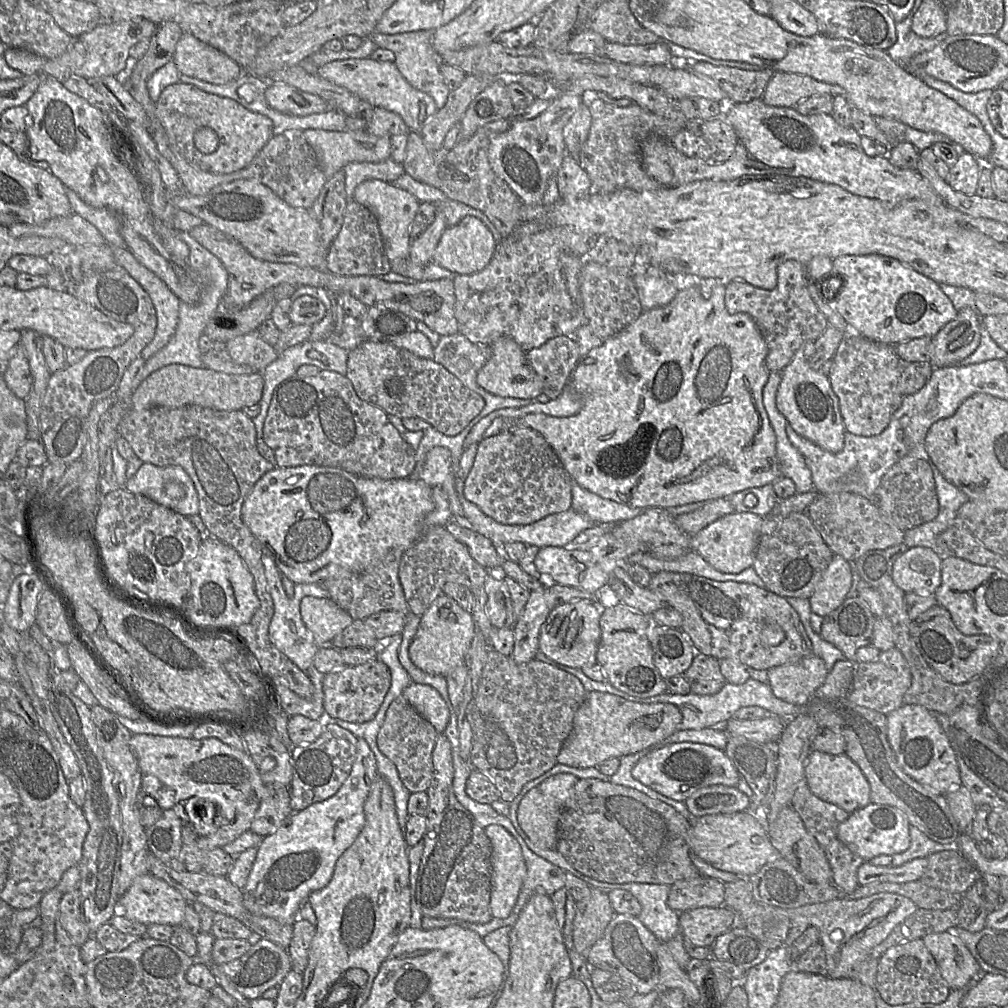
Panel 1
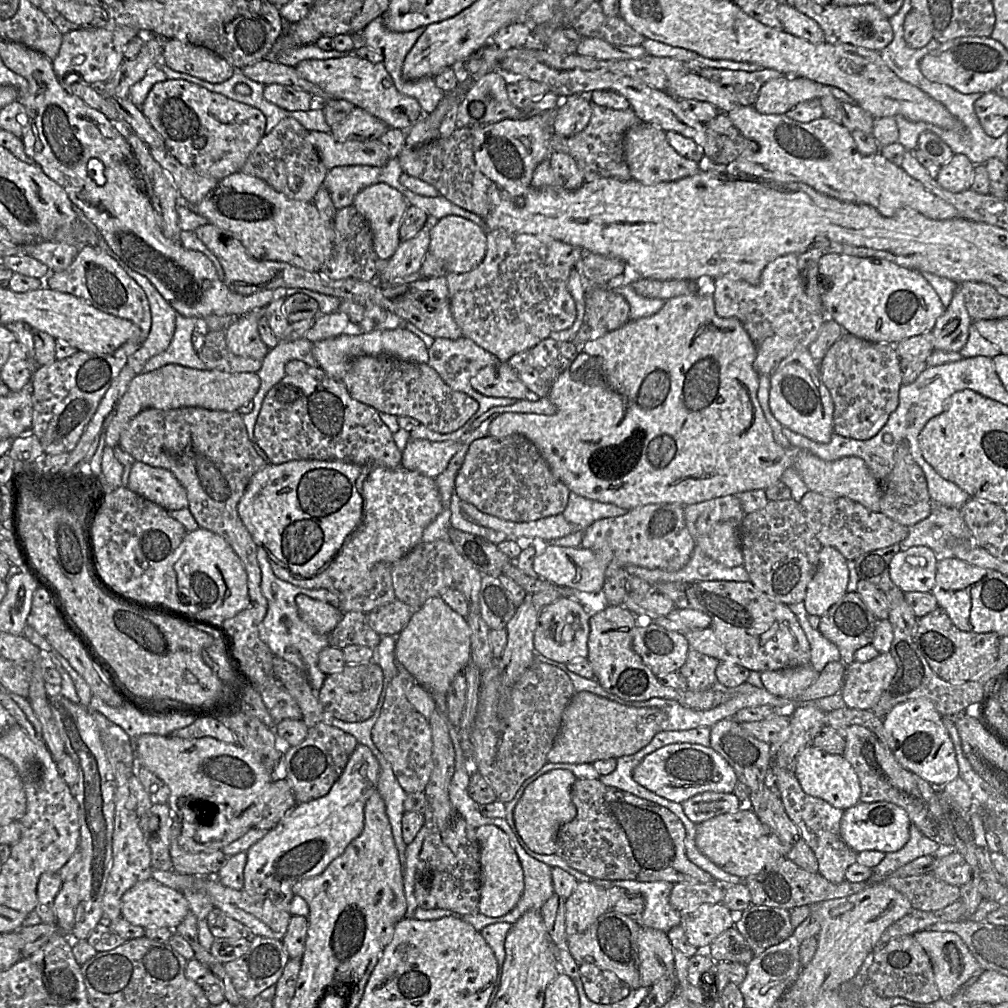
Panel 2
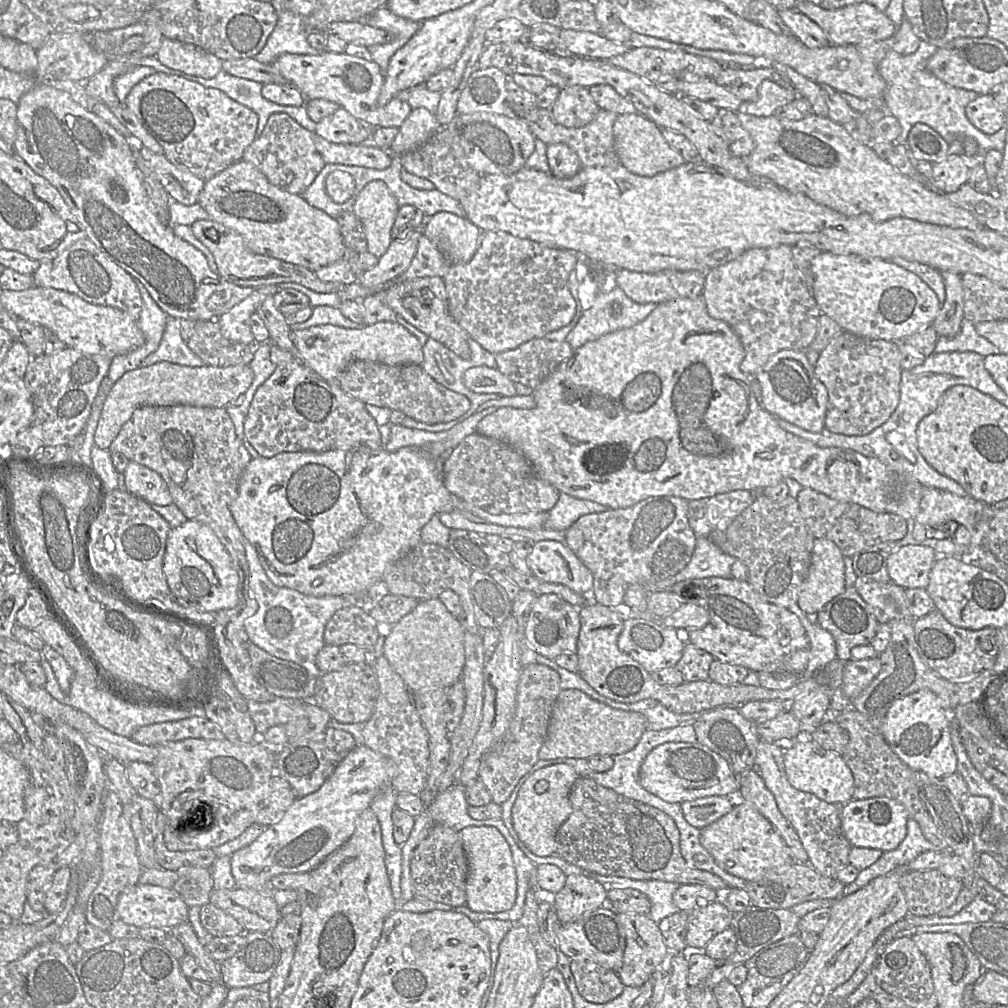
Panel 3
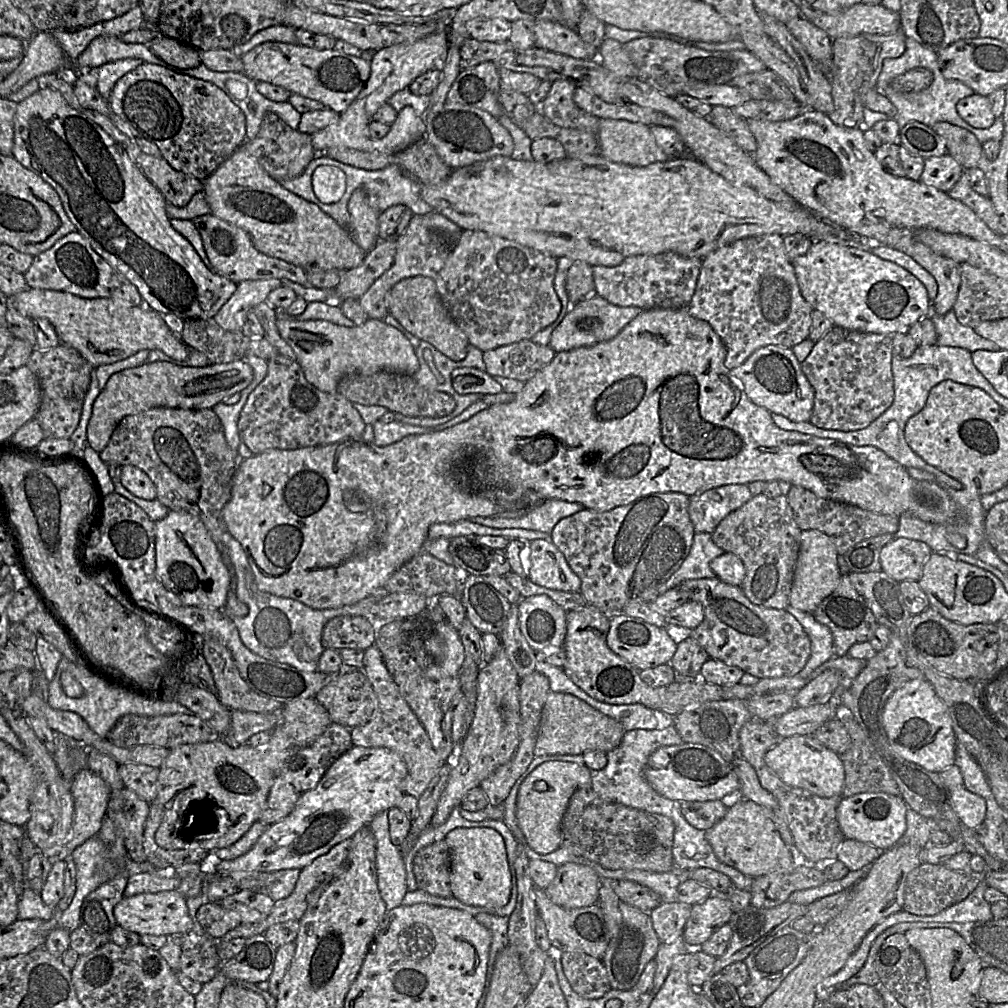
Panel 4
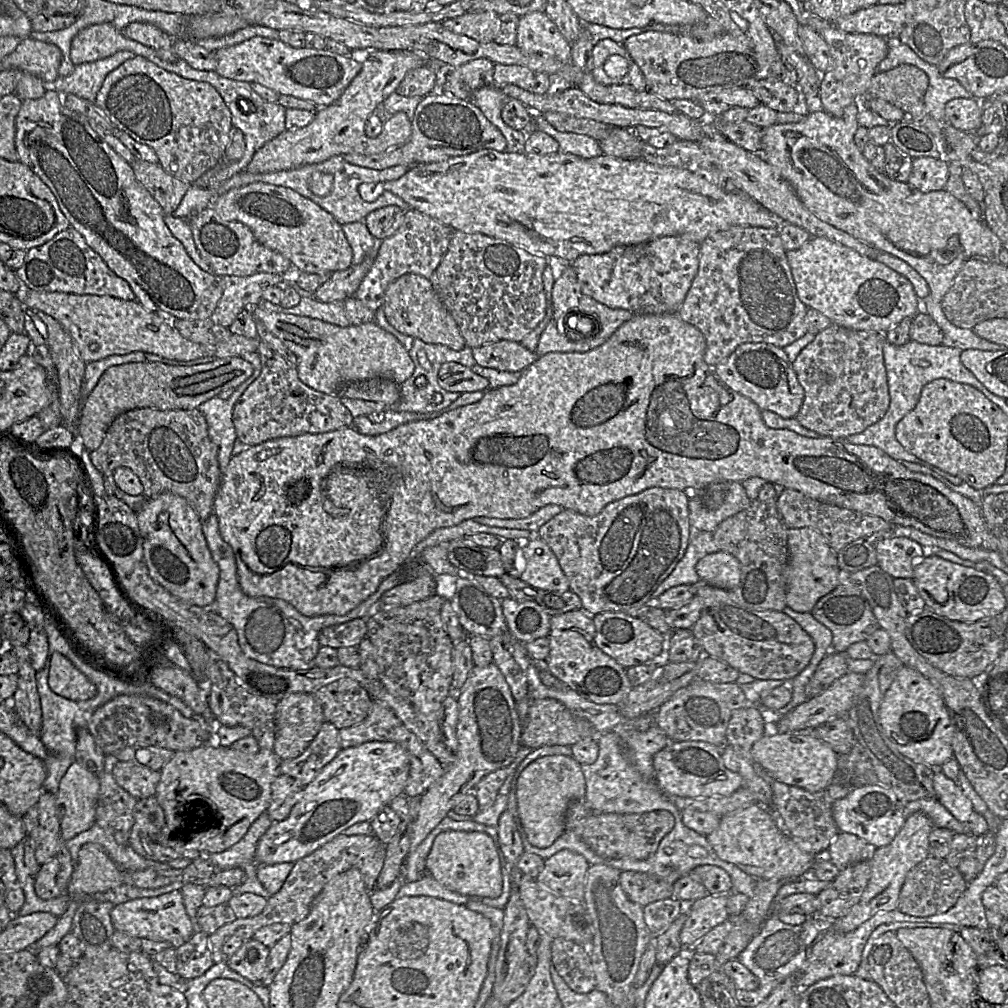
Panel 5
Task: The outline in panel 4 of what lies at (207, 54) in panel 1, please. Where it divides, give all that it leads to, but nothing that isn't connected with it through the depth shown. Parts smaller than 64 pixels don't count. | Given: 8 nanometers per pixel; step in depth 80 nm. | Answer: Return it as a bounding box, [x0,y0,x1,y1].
[149,34,201,69]

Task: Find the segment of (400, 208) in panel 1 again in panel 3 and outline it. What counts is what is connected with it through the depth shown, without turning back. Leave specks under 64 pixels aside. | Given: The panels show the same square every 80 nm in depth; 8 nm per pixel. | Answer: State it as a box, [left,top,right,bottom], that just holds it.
[353,181,400,258]

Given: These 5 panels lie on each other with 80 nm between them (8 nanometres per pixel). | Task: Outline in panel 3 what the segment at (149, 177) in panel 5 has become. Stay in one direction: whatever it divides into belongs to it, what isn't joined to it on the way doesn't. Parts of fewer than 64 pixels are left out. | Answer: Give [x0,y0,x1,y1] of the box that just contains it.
[140,147,206,205]

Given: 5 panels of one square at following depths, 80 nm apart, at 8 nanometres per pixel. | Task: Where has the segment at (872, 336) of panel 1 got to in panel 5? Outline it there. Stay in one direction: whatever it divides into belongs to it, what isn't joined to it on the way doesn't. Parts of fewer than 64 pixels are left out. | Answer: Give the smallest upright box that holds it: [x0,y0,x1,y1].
[786,237,921,333]

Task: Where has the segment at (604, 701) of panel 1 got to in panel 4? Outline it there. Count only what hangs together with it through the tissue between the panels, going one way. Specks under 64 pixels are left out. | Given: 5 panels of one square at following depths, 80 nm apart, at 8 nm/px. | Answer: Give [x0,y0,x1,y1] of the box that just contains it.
[535,692,625,756]

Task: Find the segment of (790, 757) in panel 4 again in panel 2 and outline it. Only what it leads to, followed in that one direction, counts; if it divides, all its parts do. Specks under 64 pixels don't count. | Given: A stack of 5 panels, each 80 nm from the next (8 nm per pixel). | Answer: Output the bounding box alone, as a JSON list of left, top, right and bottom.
[794,744,861,810]

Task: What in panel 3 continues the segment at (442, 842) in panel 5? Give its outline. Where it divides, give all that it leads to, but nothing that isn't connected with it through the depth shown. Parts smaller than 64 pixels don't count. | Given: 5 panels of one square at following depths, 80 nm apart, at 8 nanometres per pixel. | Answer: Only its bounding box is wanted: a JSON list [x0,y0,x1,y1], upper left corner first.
[459,826,517,913]

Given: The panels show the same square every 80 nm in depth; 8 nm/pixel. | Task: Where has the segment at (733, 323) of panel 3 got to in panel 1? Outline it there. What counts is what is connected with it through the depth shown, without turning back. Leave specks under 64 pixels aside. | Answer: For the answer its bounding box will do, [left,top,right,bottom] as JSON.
[725,260,829,373]

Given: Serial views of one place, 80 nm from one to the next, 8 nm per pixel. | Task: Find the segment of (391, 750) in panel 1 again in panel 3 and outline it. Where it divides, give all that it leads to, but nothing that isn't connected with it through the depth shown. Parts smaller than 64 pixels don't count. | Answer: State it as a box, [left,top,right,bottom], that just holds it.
[362,656,430,795]

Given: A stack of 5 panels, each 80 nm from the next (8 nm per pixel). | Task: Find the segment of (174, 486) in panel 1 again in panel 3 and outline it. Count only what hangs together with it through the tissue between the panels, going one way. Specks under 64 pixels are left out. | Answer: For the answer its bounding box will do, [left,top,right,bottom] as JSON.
[124,462,173,506]

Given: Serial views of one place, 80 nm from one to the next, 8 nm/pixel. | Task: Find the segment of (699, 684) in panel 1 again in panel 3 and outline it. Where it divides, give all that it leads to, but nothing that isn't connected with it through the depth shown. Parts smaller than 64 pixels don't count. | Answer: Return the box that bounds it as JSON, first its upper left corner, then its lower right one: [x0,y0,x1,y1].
[676,642,714,682]

